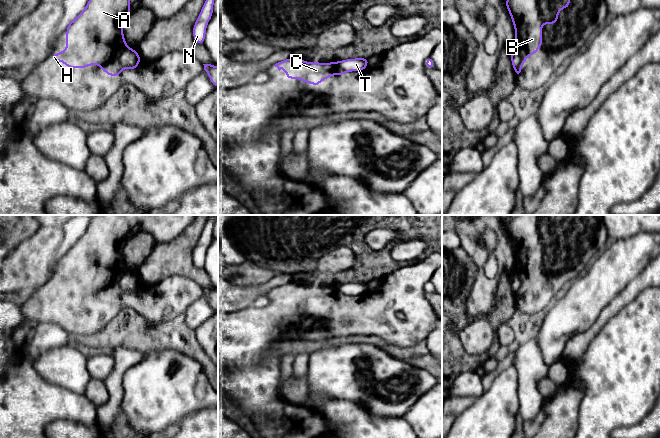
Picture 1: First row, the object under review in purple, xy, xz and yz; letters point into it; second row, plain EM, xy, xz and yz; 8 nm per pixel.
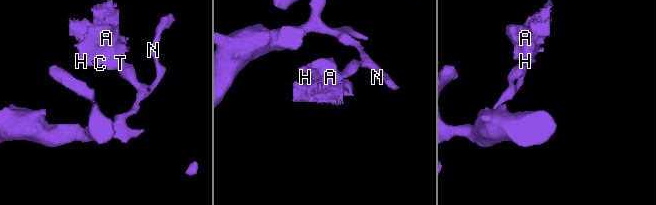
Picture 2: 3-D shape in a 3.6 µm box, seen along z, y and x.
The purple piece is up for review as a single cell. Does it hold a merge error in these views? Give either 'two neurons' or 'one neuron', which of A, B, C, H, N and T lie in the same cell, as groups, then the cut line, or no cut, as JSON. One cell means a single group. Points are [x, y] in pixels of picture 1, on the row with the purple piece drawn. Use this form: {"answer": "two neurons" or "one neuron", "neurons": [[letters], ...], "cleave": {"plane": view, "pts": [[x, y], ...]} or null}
{"answer": "two neurons", "neurons": [["A", "B", "C", "H"], ["N", "T"]], "cleave": {"plane": "yz", "pts": [[514, 48], [520, 56], [520, 64], [515, 70]]}}

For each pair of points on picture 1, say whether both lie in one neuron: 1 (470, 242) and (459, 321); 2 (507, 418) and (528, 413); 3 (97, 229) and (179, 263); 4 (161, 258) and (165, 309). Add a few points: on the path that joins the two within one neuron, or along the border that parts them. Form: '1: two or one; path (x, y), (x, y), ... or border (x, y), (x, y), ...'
1: two; border (460, 246), (476, 267), (476, 276), (474, 278)
2: two; border (517, 391), (519, 414)
3: two; border (179, 233), (170, 240), (157, 242)
4: two; border (186, 276), (169, 275), (156, 283), (141, 283)

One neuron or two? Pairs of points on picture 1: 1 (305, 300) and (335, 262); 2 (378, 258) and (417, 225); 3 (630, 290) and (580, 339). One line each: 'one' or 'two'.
1: two
2: one
3: one

